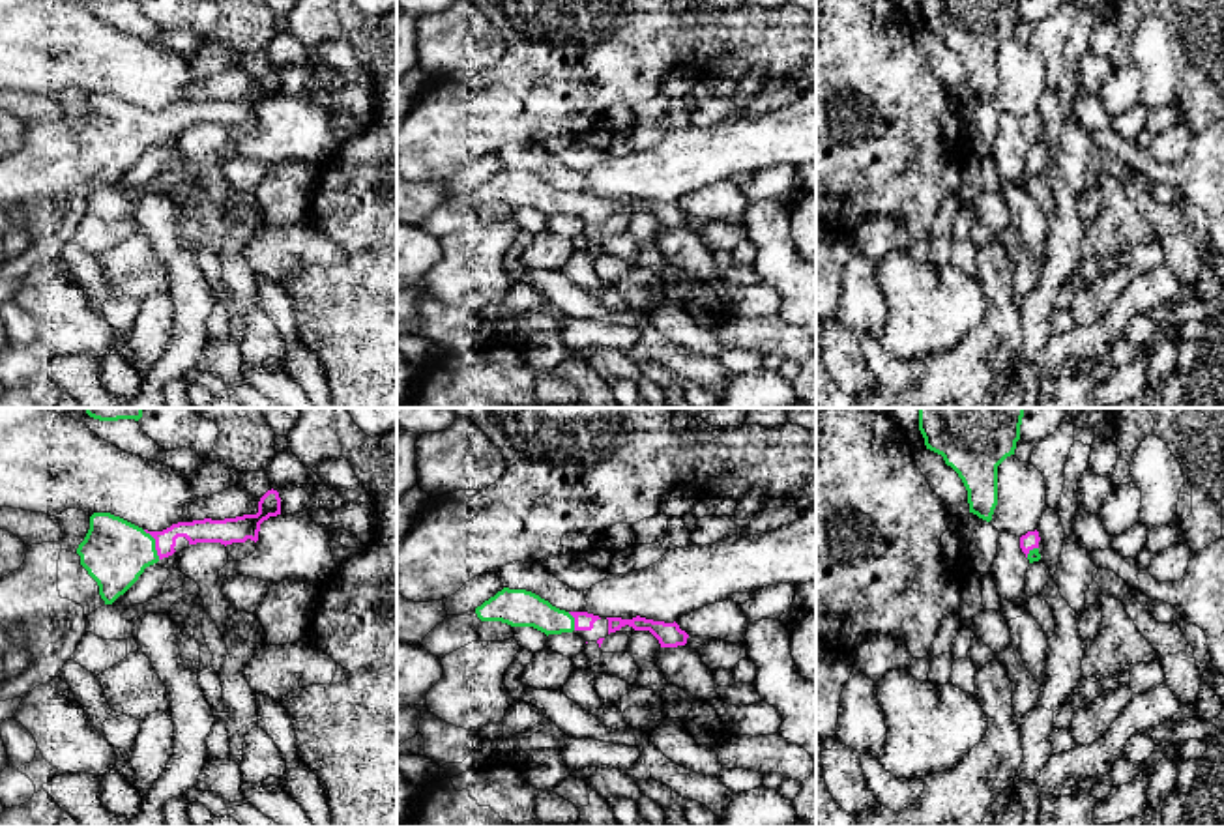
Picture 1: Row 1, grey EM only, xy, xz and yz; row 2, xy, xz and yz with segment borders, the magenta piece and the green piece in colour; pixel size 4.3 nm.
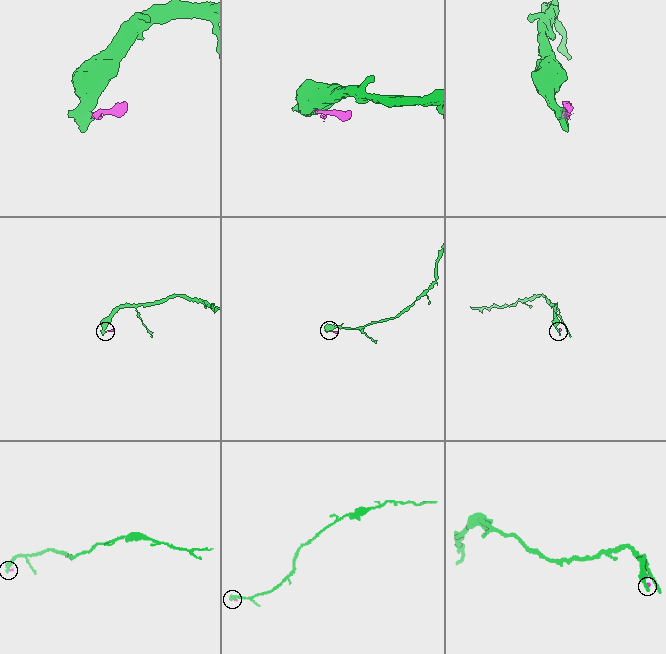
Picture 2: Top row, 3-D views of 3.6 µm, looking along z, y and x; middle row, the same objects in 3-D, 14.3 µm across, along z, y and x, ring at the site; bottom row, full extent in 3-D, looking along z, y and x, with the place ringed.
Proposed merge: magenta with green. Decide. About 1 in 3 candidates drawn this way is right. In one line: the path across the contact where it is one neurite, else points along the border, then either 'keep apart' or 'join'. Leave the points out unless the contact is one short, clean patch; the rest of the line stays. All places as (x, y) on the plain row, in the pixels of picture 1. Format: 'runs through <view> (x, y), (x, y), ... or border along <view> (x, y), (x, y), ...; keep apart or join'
runs through xy (206, 111), (174, 111), (156, 124), (145, 130), (115, 133); join

